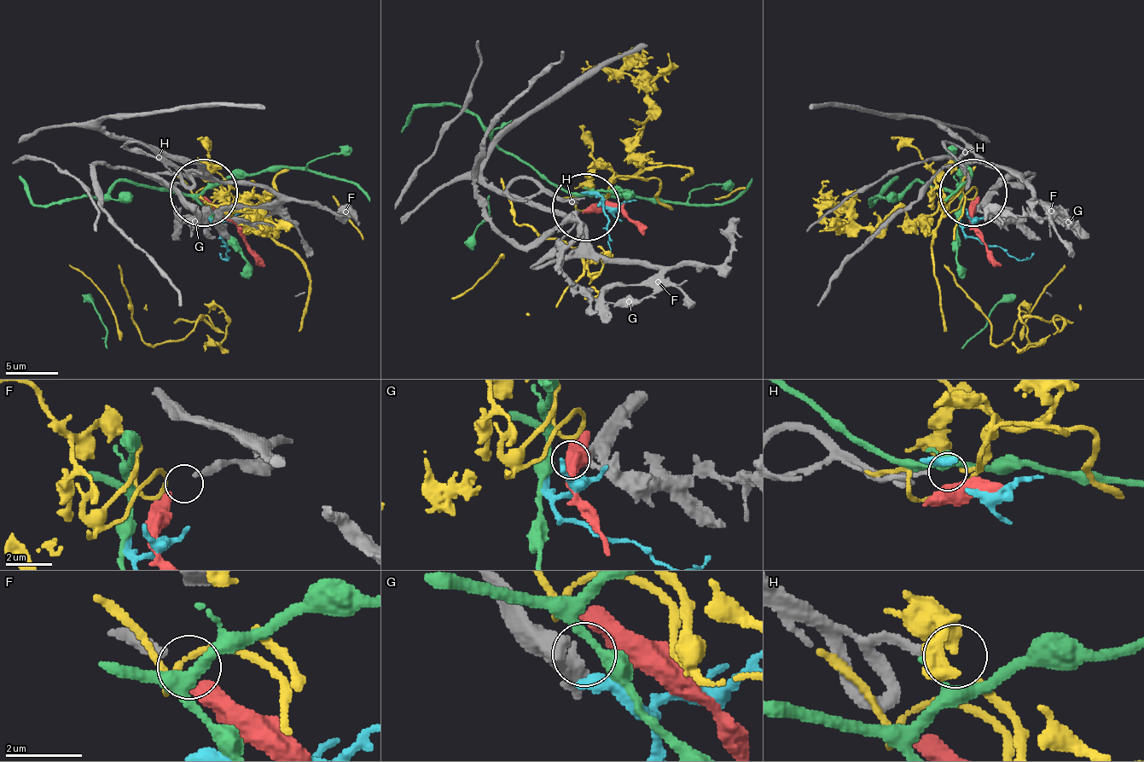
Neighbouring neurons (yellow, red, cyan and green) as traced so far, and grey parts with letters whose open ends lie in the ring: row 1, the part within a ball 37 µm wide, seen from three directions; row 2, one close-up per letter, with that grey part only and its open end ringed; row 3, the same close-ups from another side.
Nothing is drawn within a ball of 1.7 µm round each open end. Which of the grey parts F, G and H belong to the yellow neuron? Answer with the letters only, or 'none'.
H

